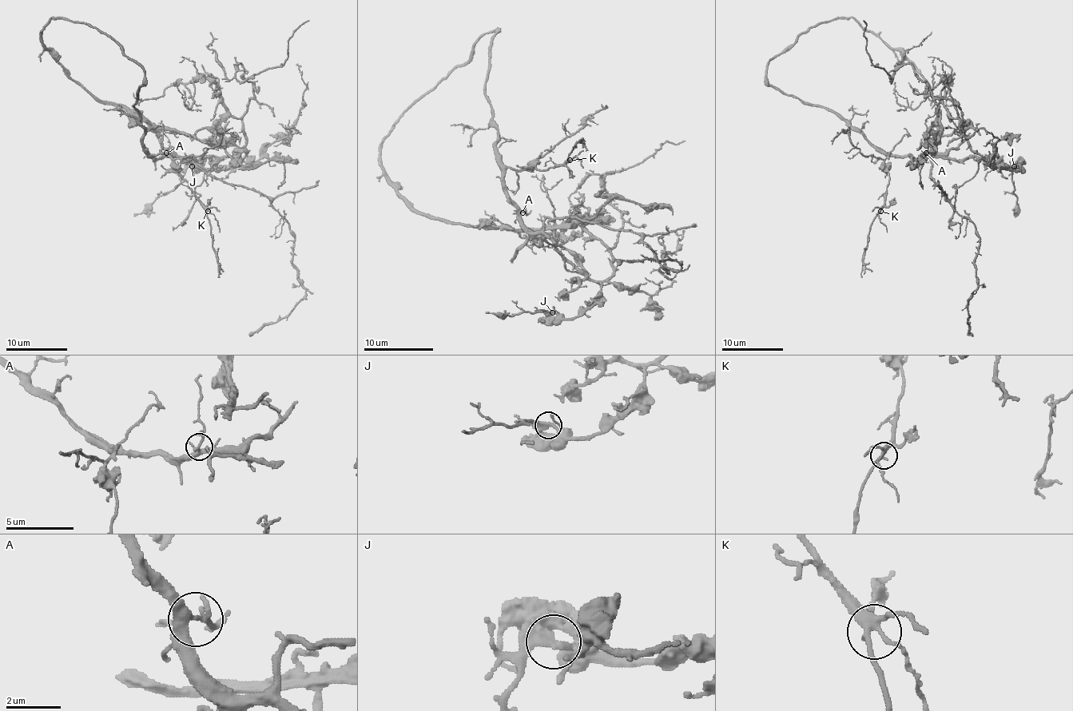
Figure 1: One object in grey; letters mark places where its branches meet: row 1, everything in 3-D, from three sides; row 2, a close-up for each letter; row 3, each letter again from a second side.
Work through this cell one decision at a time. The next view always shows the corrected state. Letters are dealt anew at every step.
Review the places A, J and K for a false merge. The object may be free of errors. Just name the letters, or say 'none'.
none

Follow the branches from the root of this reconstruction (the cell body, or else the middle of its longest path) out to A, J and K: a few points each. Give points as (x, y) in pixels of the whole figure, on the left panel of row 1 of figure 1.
A: (139, 89), (134, 107), (139, 112), (139, 121), (143, 127), (143, 147), (156, 157), (161, 157), (166, 152)
J: (139, 89), (134, 107), (151, 156), (235, 162), (215, 169), (192, 167)
K: (139, 89), (134, 107), (143, 127), (143, 147), (151, 154), (164, 152), (208, 211)

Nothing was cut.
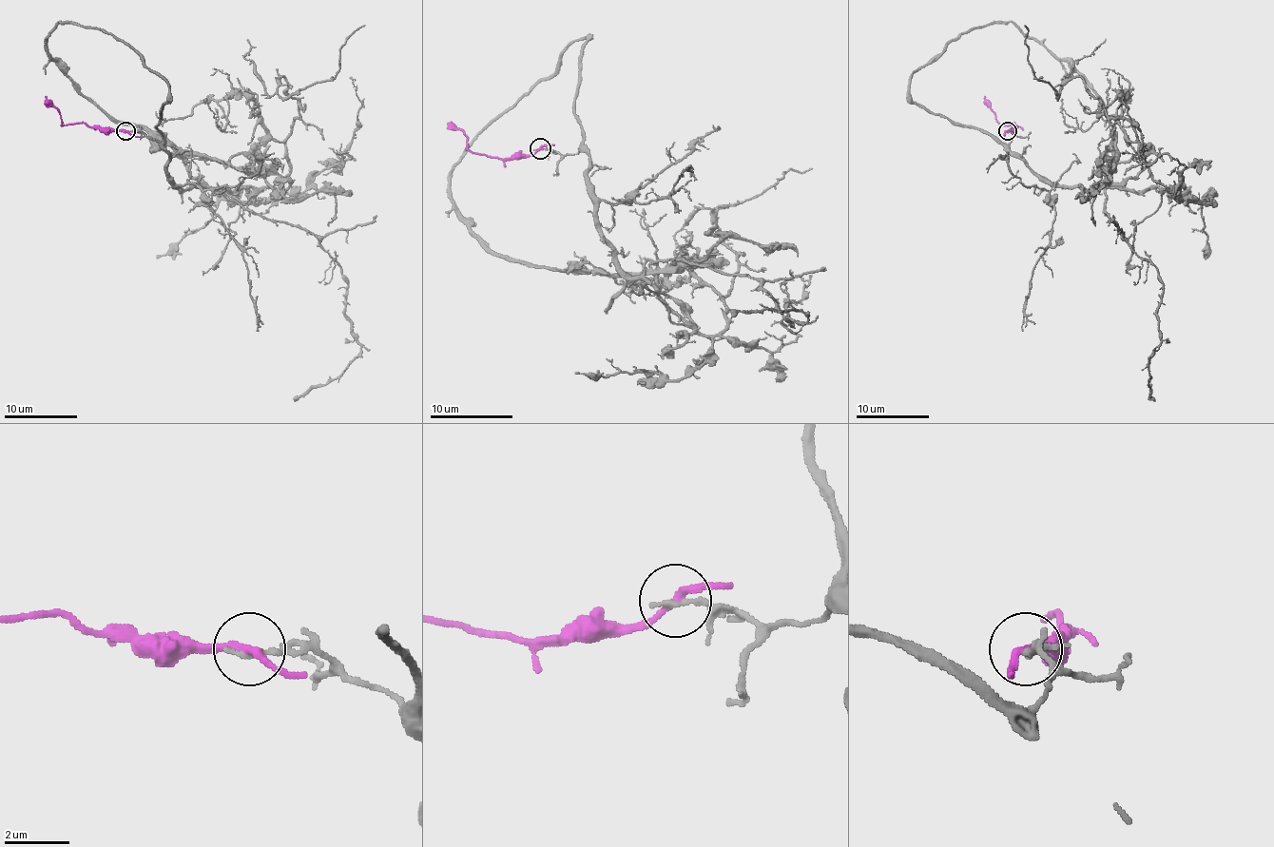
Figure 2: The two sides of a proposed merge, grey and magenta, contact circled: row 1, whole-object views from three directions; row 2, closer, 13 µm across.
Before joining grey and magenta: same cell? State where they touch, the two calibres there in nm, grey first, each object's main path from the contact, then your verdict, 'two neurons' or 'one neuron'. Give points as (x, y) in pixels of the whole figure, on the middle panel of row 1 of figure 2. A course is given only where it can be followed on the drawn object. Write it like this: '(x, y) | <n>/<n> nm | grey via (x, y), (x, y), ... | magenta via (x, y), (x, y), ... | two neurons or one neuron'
(540, 148) | 190/220 nm | grey via (538, 148), (580, 150), (588, 36), (451, 171), (457, 216), (561, 270), (770, 249) | magenta via (540, 148), (532, 154), (513, 154), (510, 158), (487, 156), (472, 152), (468, 148), (468, 138), (447, 123) | two neurons

